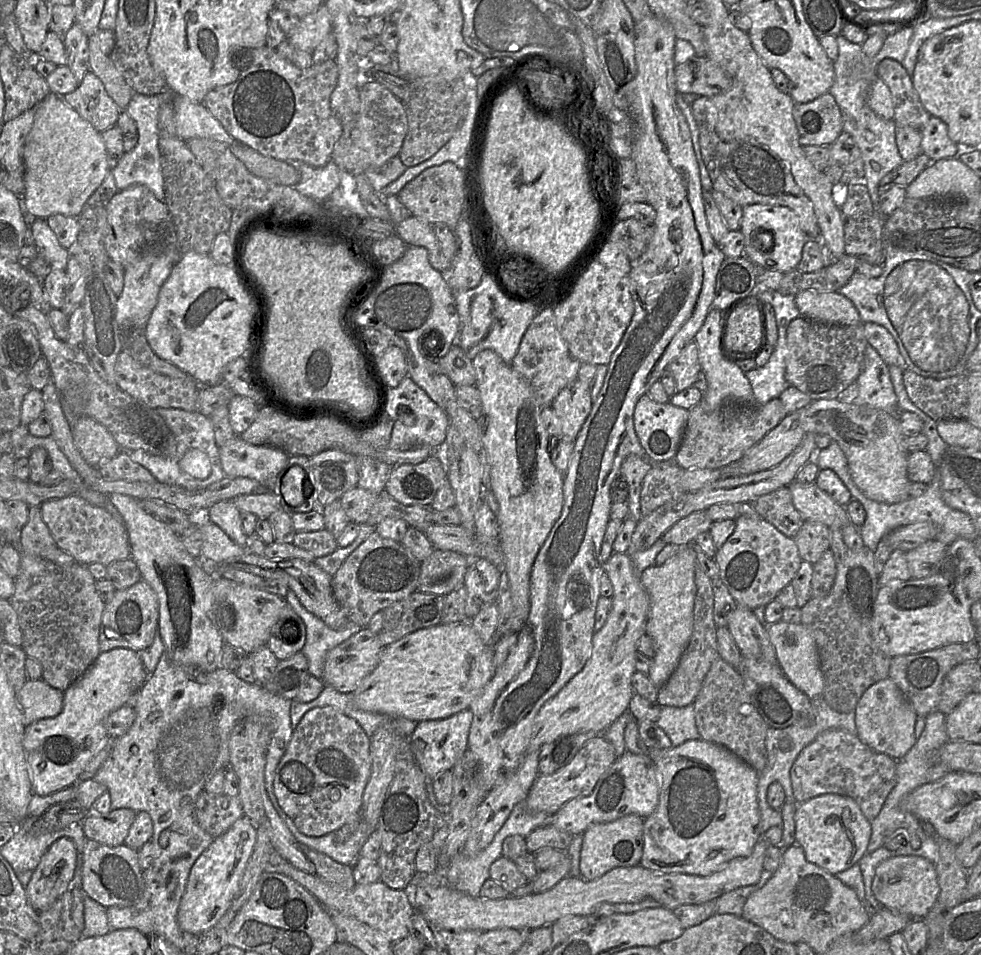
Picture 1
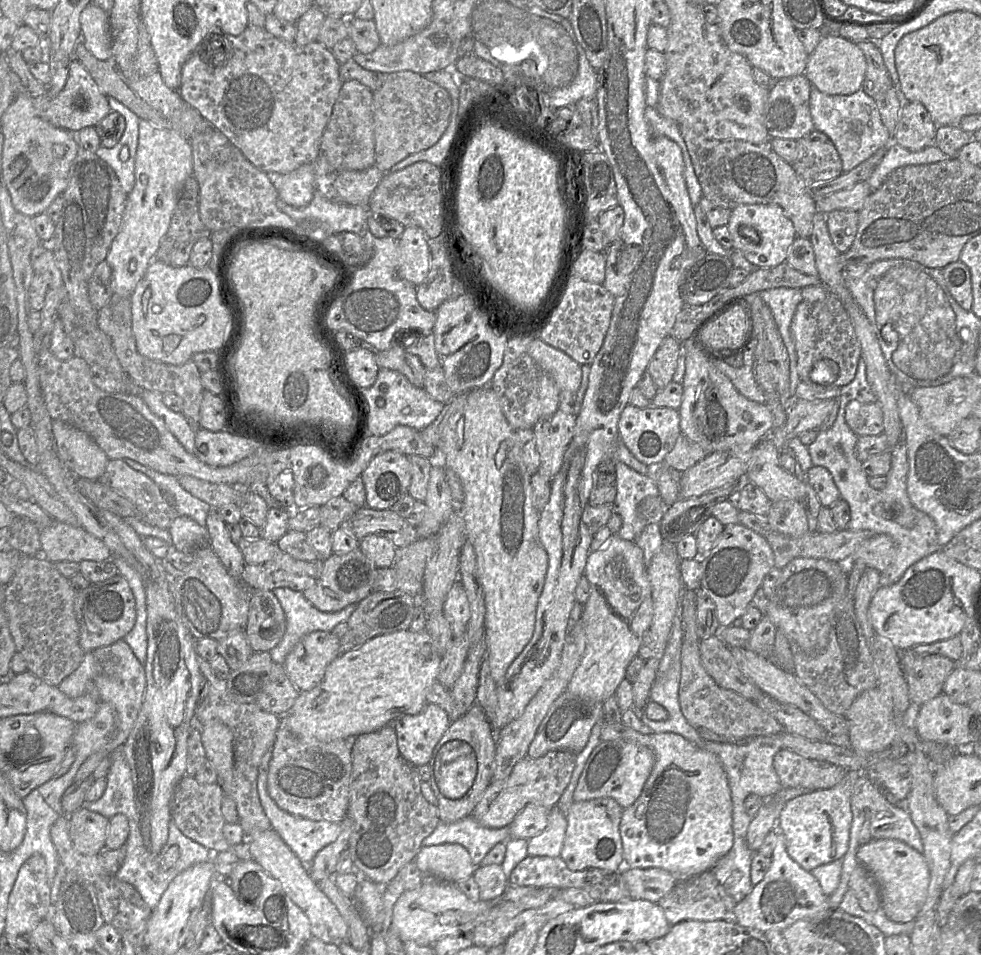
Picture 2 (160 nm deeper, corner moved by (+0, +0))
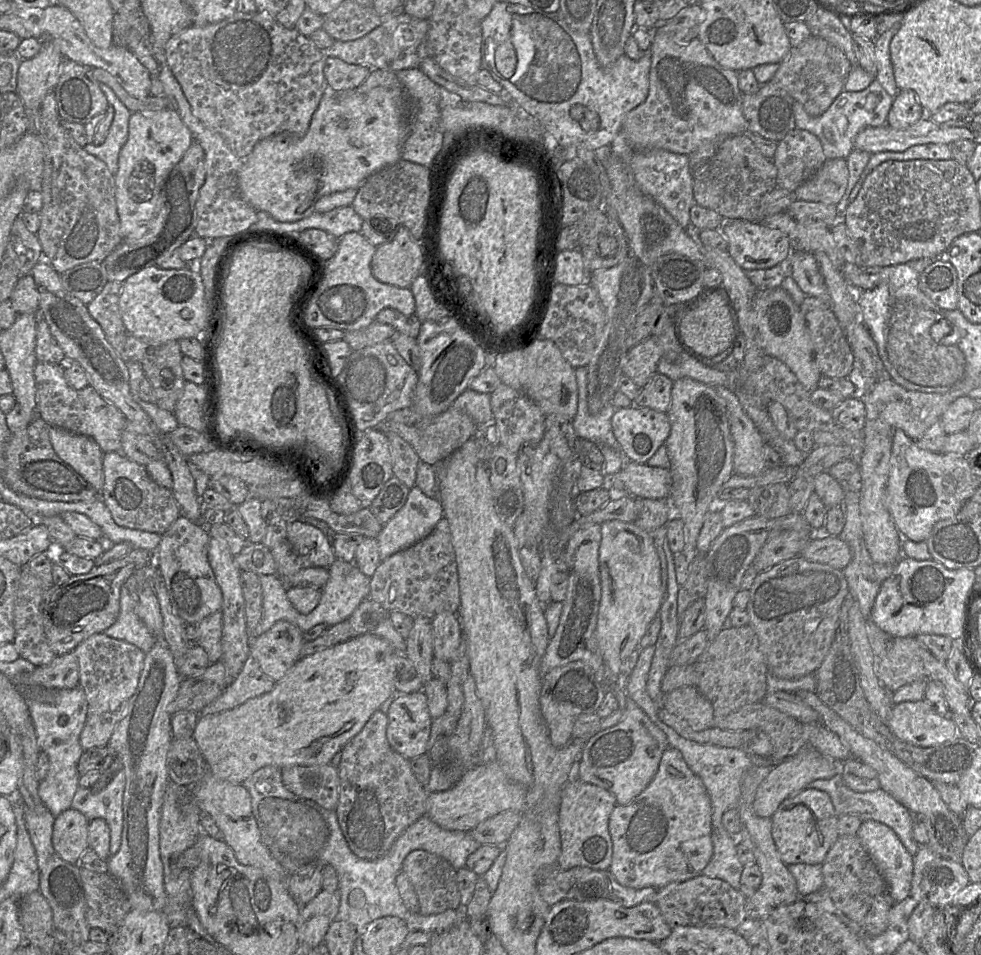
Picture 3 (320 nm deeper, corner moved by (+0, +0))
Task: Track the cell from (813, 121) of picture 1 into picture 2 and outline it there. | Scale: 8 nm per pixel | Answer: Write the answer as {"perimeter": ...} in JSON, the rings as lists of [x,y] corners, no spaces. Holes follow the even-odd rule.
{"perimeter":[[[804,74],[779,79],[774,87],[768,88],[763,116],[770,138],[797,141],[815,130],[809,107],[811,88],[812,84]]]}

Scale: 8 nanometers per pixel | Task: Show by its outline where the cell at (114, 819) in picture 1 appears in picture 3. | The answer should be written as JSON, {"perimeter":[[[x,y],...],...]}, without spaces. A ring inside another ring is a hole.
{"perimeter":[[[73,808],[57,816],[52,831],[55,855],[70,864],[78,864],[81,855],[89,849],[89,822],[81,812]]]}

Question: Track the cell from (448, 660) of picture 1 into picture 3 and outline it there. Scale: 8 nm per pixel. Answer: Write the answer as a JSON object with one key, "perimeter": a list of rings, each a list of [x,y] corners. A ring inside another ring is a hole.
{"perimeter":[[[366,633],[320,652],[301,657],[279,681],[275,682],[271,691],[251,698],[233,709],[214,715],[199,717],[193,733],[193,739],[208,764],[209,772],[217,778],[233,784],[243,785],[258,769],[265,766],[277,766],[282,769],[290,766],[314,766],[330,763],[336,753],[341,751],[342,748],[361,731],[372,714],[379,710],[381,705],[396,692],[394,687],[394,674],[396,665],[401,658],[407,657],[404,653],[395,649],[388,641],[373,633]]]}

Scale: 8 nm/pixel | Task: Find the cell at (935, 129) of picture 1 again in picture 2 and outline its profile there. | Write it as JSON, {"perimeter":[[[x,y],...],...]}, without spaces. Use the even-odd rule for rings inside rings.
{"perimeter":[[[903,102],[892,137],[893,143],[910,151],[920,151],[934,145],[937,125],[919,102]]]}

